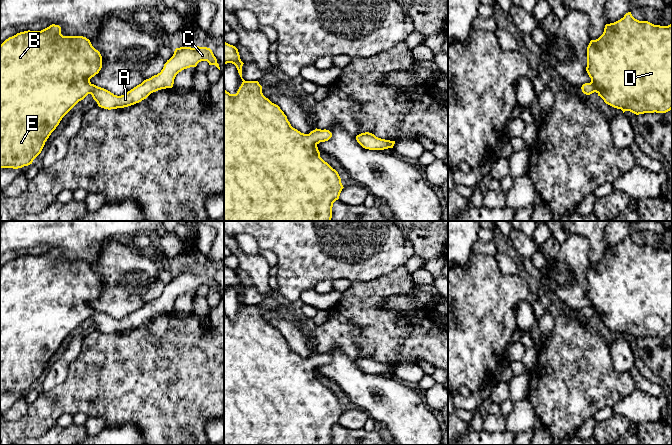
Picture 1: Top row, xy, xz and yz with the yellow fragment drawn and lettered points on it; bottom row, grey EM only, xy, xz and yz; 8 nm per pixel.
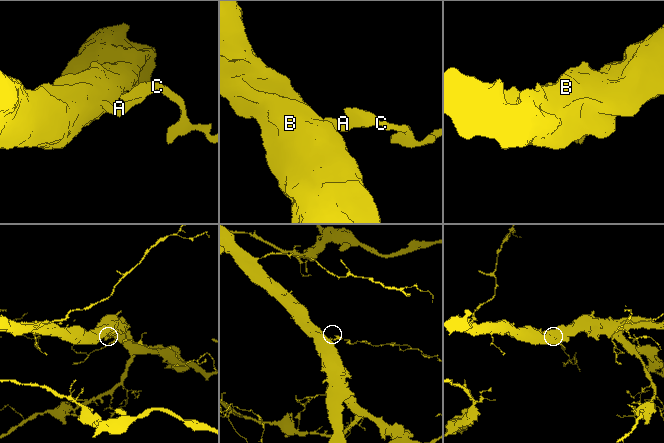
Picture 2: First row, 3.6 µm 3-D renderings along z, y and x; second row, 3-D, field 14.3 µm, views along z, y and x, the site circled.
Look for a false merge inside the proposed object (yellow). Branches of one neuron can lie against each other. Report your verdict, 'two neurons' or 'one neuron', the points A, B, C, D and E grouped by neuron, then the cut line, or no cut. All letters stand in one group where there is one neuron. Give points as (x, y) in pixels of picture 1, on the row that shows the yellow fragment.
one neuron; A B C D E; no cut

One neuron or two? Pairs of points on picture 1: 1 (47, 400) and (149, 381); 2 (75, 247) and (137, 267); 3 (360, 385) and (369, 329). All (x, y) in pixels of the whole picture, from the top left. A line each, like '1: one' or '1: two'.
1: one
2: two
3: two

